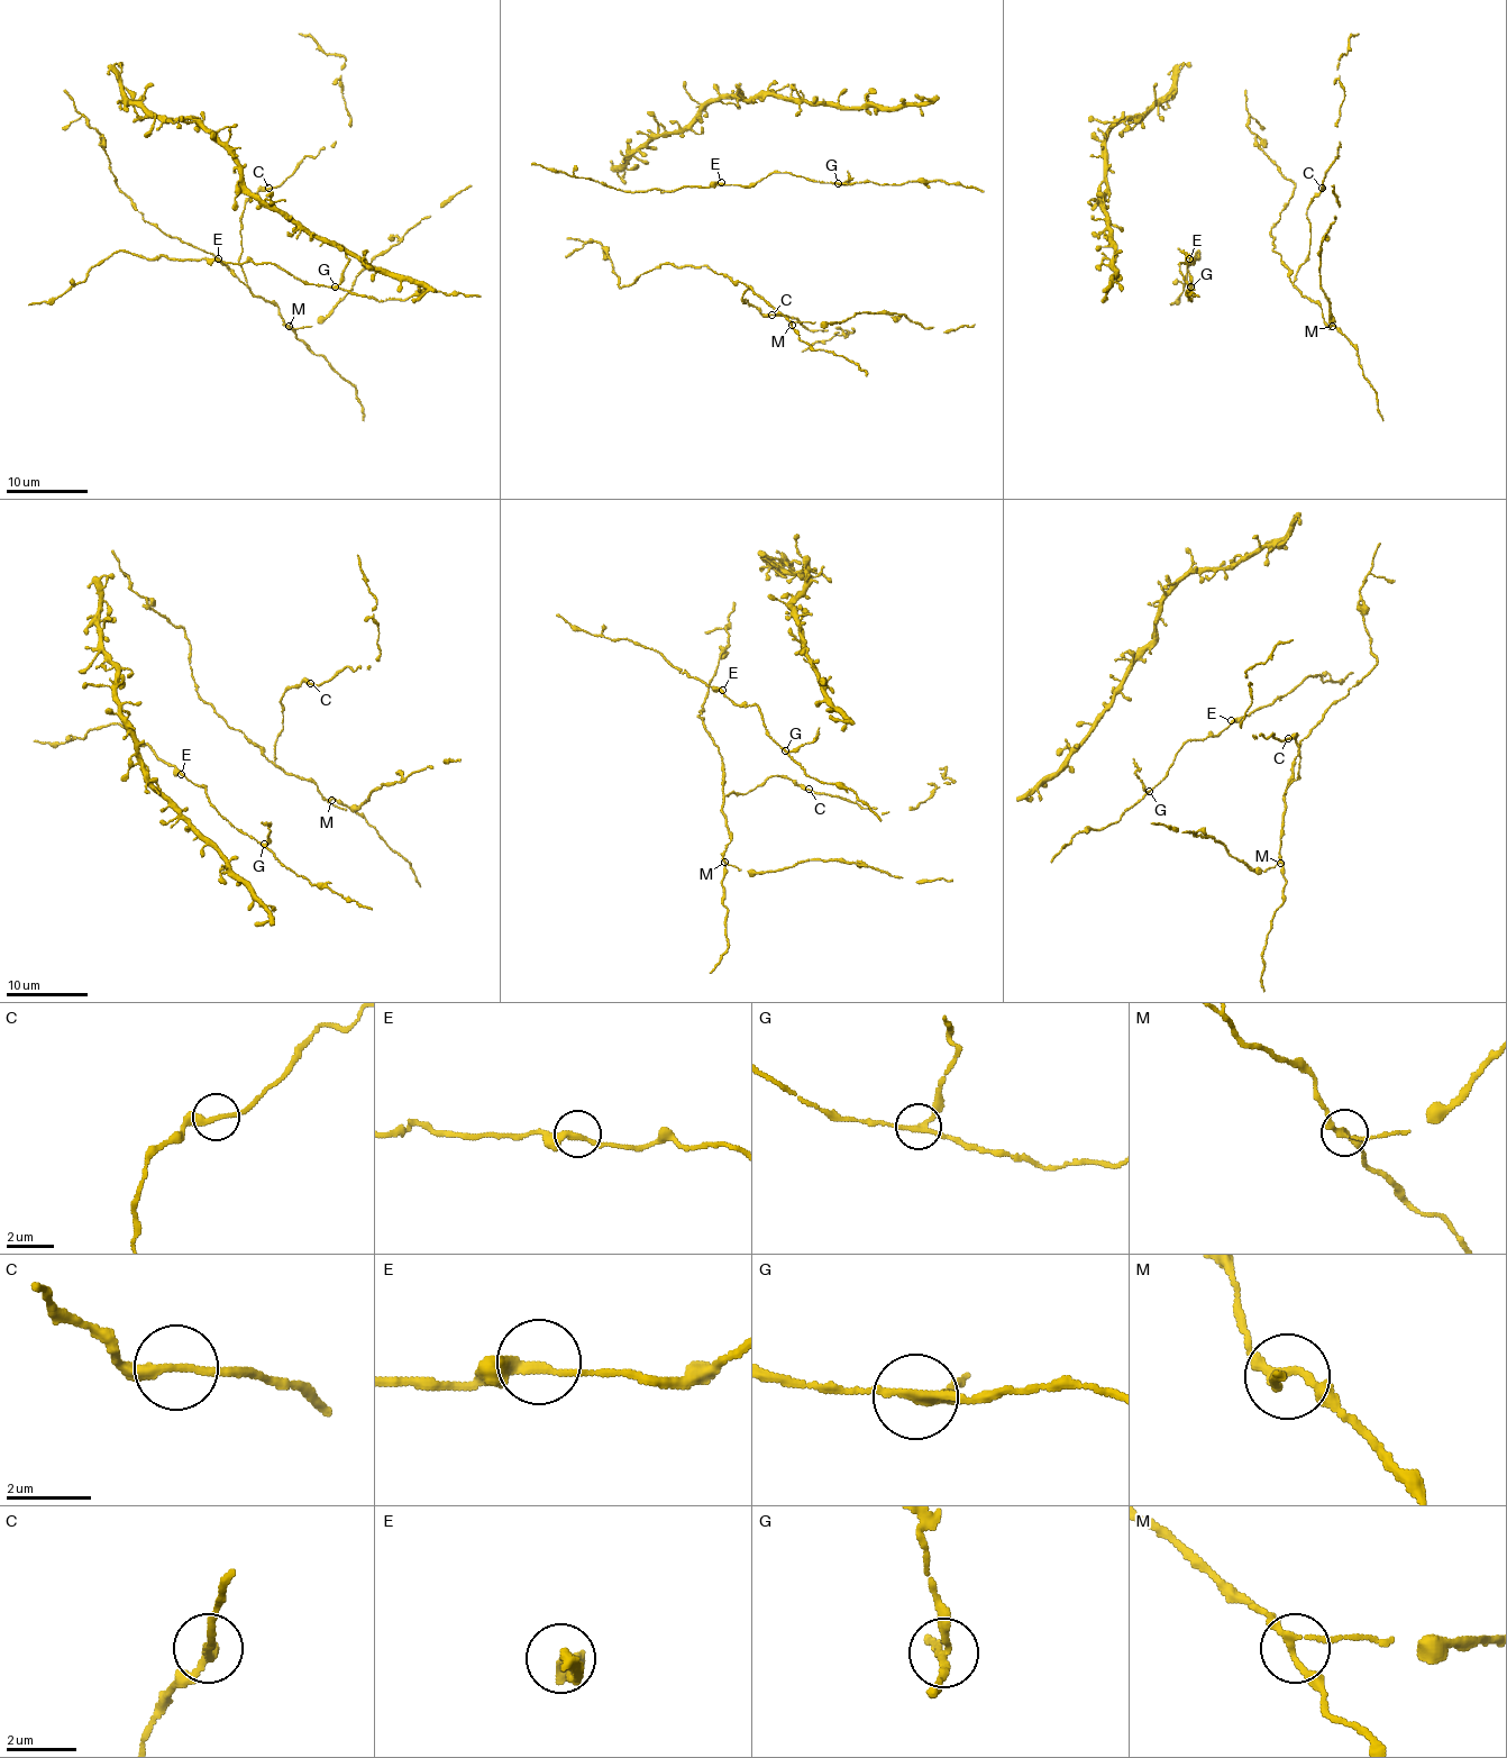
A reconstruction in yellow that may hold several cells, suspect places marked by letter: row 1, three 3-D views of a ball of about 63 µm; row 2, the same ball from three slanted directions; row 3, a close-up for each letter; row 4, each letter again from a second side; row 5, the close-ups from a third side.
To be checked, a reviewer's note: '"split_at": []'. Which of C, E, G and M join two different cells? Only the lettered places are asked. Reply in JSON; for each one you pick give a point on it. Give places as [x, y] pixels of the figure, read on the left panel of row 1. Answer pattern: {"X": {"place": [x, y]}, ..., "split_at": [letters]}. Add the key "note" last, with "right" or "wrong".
{"G": {"place": [335, 287]}, "split_at": ["G"], "note": "wrong"}

